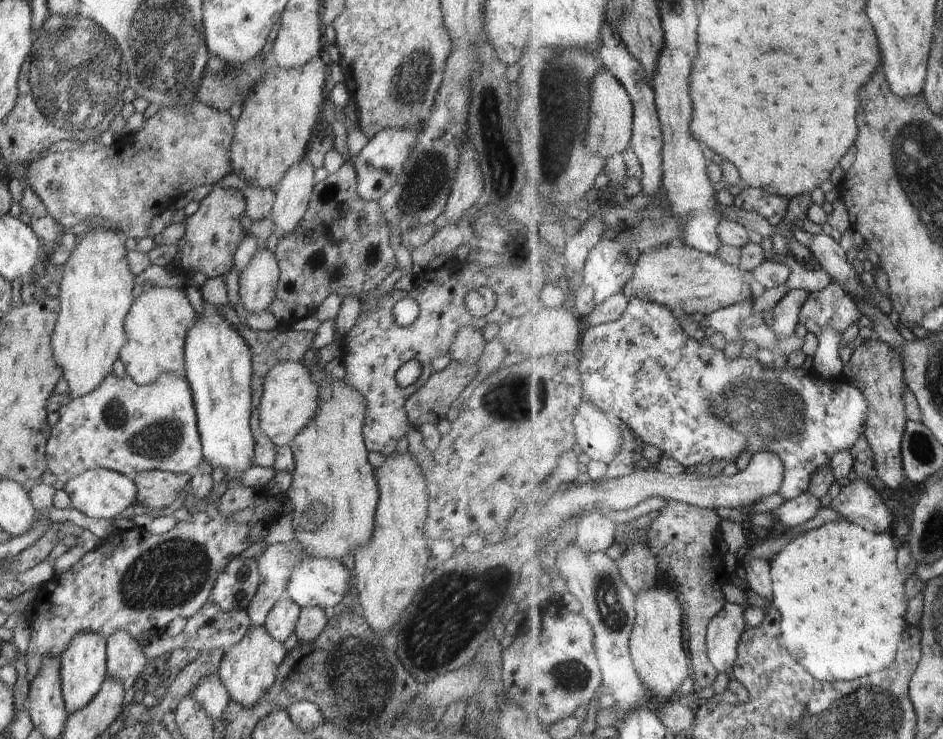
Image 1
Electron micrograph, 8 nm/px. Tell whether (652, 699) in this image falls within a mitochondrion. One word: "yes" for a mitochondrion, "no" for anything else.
no

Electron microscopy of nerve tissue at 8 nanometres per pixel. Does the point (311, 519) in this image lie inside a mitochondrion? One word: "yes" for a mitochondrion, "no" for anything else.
yes

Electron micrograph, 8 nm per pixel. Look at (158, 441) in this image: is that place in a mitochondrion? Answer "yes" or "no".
yes

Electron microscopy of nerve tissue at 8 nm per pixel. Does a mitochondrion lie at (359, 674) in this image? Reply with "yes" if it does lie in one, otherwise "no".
yes

